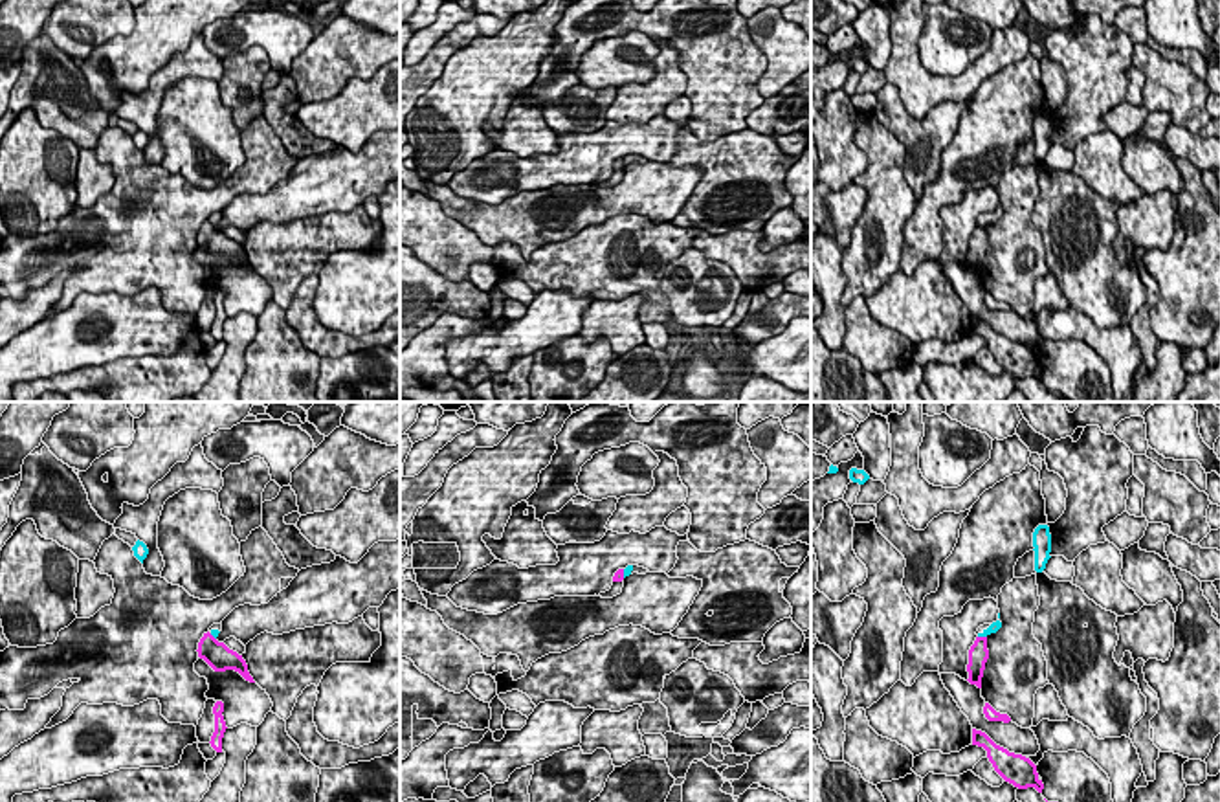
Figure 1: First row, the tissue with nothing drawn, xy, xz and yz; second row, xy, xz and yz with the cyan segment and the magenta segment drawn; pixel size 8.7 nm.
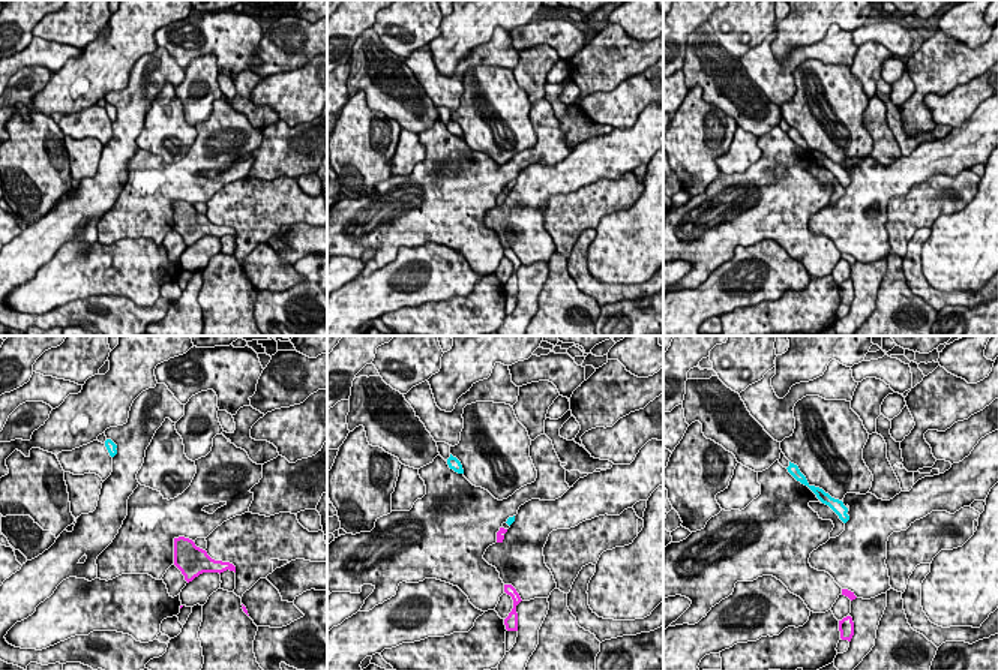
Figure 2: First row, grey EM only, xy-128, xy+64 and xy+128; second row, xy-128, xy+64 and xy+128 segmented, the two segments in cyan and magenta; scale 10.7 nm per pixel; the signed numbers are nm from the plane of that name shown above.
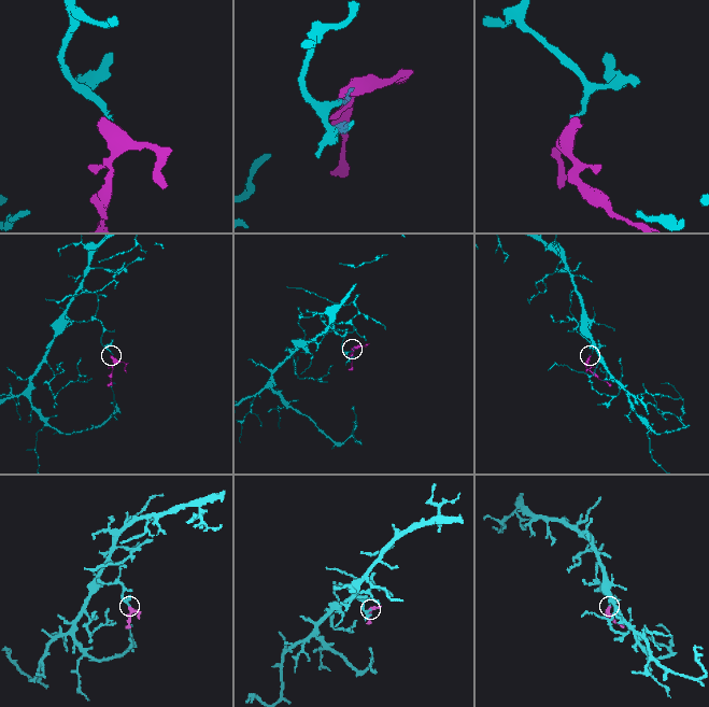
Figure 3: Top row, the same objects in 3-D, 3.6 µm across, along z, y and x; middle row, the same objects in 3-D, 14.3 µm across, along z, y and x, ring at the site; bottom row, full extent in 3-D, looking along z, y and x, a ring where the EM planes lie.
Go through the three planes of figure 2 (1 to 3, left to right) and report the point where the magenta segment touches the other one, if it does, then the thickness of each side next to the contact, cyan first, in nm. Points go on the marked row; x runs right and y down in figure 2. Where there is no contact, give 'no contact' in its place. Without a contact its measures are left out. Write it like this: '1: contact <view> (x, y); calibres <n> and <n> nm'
1: no contact
2: no contact
3: no contact

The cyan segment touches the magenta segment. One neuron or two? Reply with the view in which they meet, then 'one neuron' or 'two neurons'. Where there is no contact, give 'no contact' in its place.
meets cyan in xz; two neurons

